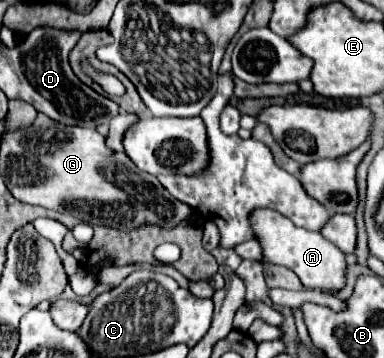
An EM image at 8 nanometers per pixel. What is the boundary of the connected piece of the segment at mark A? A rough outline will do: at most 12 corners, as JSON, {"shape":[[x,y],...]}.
{"shape":[[258,210],[252,230],[266,260],[304,288],[340,292],[346,254],[320,232]]}

